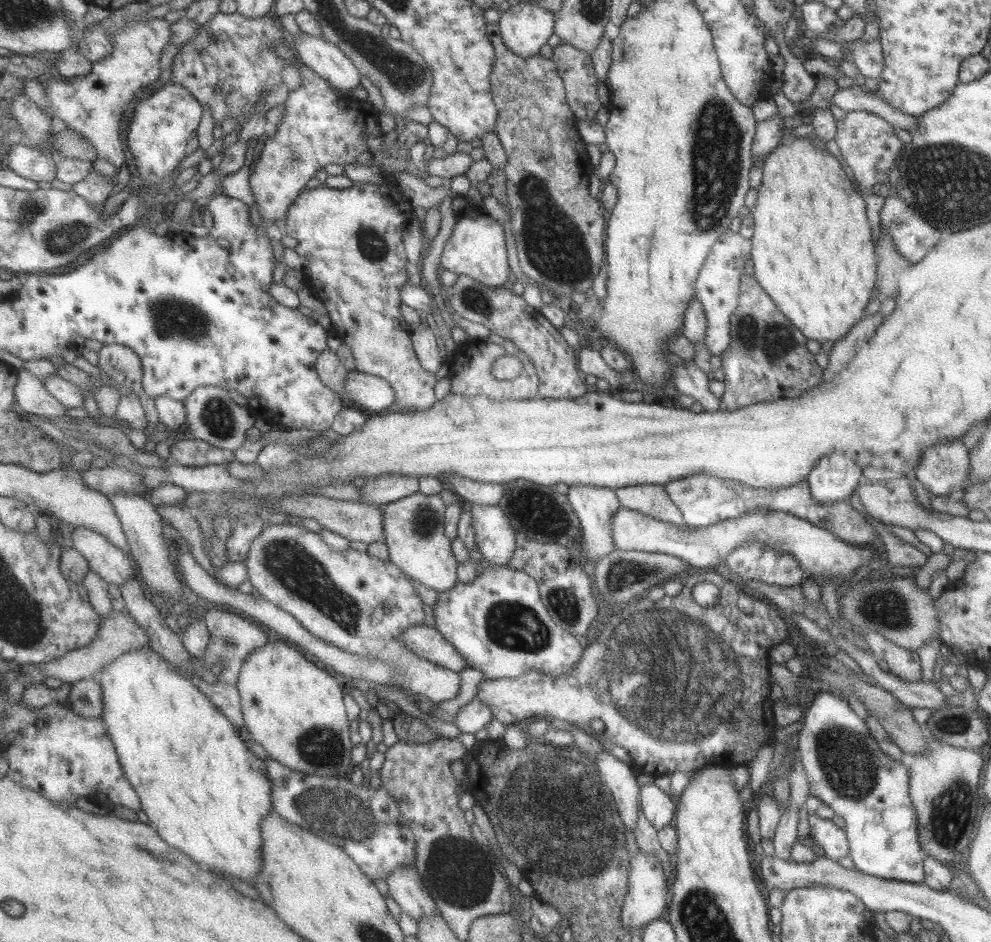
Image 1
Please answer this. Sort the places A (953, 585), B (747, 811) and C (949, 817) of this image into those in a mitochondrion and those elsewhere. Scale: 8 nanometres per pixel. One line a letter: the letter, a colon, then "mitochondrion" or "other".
A: other
B: other
C: mitochondrion

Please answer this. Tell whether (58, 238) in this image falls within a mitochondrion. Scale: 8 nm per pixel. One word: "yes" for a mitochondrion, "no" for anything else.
yes

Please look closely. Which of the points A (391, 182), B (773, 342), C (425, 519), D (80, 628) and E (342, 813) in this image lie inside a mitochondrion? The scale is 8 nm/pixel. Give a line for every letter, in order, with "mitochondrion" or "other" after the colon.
A: other
B: mitochondrion
C: mitochondrion
D: other
E: mitochondrion

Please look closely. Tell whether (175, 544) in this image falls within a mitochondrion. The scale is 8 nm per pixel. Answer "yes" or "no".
no

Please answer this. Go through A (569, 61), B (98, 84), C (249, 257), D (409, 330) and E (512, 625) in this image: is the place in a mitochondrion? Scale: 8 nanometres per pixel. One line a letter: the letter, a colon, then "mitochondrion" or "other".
A: other
B: other
C: other
D: other
E: mitochondrion

